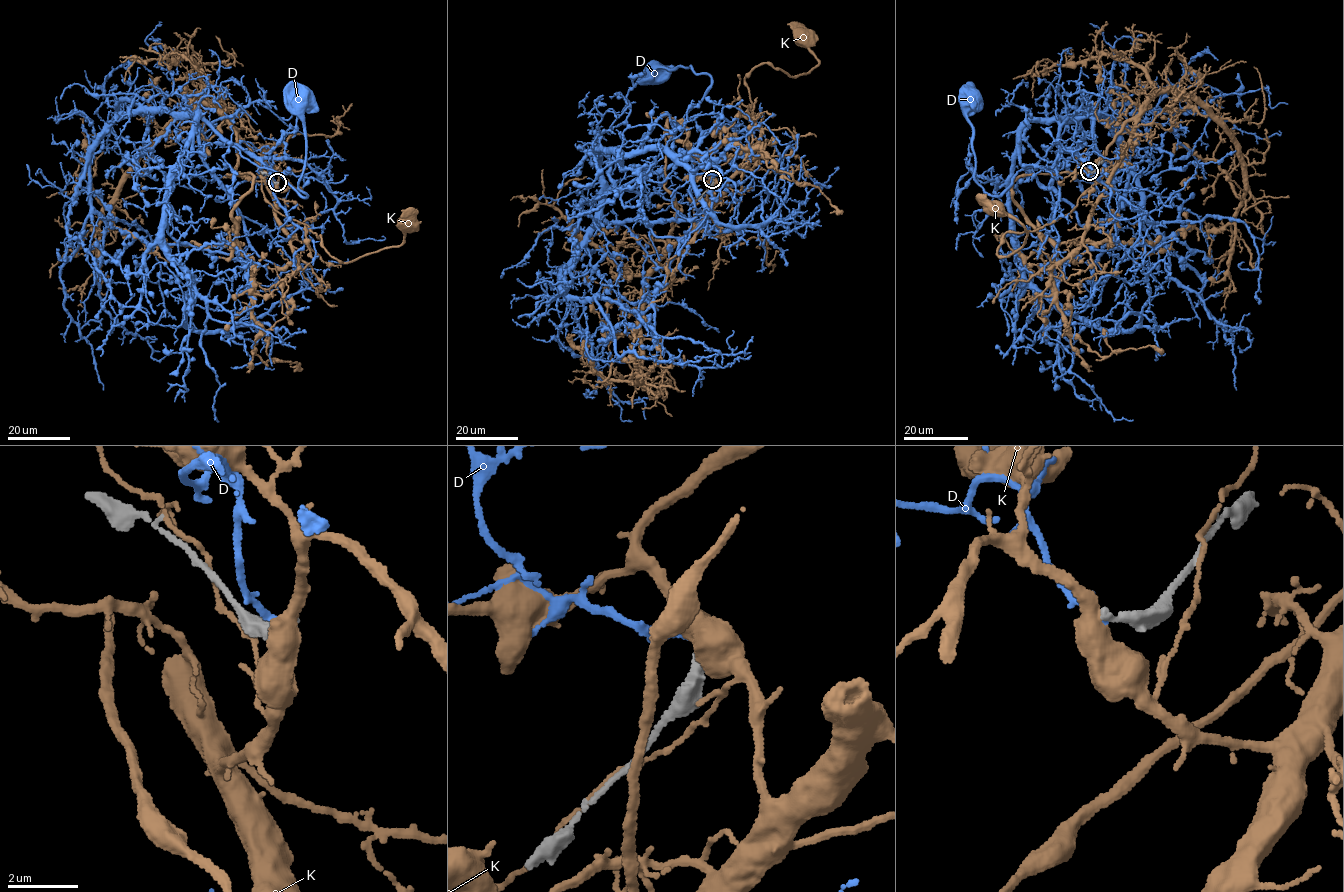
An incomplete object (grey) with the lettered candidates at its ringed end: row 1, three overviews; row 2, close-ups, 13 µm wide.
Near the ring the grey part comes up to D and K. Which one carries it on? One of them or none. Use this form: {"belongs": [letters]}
{"belongs": []}

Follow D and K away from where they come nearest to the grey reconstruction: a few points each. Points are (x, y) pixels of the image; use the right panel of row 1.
D: (1089, 172), (1079, 159), (1067, 161), (1056, 143), (1019, 170), (999, 195), (985, 192), (974, 175), (965, 95)
K: (1088, 171), (1104, 183), (1113, 169), (1068, 214), (1005, 233), (997, 253), (1006, 256), (1028, 233), (998, 209)

